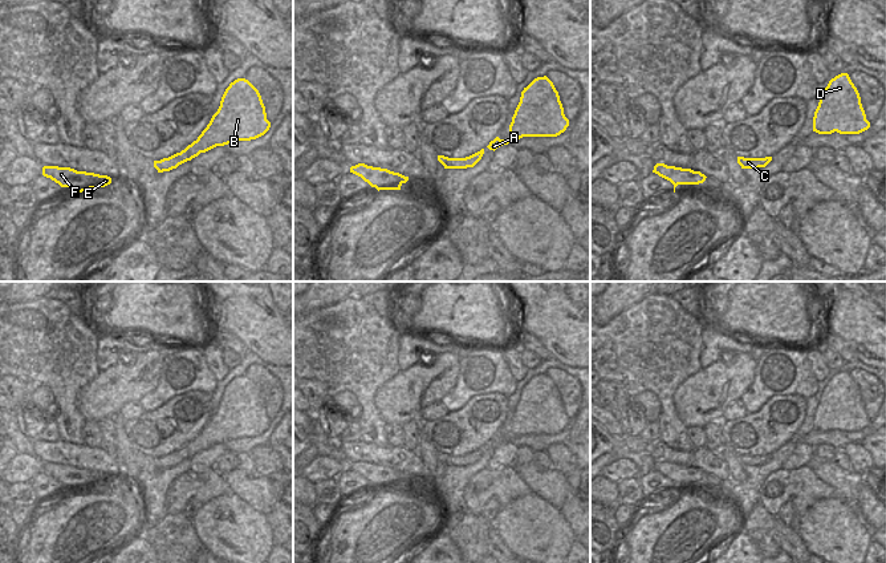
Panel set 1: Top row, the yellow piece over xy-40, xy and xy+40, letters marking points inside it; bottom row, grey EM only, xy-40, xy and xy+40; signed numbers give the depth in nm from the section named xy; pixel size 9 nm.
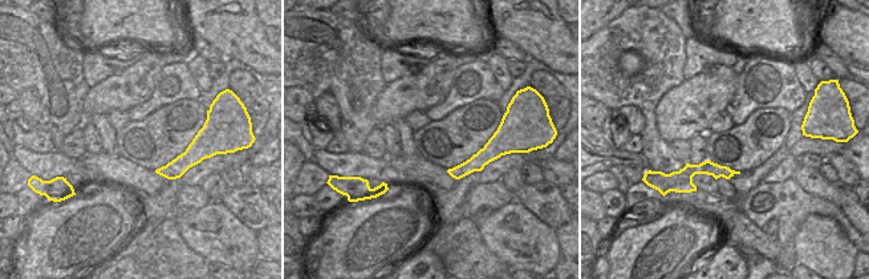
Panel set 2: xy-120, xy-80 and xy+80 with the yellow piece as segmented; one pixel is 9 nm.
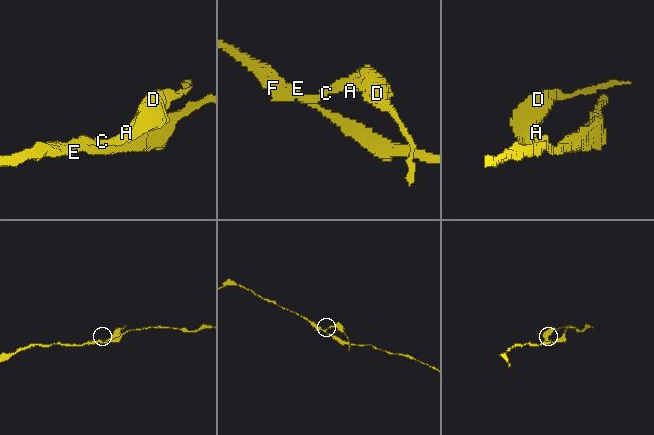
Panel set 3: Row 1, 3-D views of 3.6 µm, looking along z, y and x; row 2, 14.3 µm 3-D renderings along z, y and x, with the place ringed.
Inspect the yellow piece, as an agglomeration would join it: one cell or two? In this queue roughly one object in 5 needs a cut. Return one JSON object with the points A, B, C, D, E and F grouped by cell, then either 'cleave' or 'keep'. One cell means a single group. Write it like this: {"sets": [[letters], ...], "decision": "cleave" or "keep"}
{"sets": [["A", "B", "C", "D"], ["E", "F"]], "decision": "cleave"}

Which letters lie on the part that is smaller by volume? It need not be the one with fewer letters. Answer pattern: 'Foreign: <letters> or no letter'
Foreign: A, B, C, D

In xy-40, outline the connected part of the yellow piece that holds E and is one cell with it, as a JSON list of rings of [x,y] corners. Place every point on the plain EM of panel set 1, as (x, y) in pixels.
[[[44,463],[42,473],[50,475],[61,485],[69,485],[72,490],[82,490],[90,486],[105,485],[111,481],[107,473],[77,469],[70,465]]]

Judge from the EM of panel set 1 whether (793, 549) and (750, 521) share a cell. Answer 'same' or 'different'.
same

